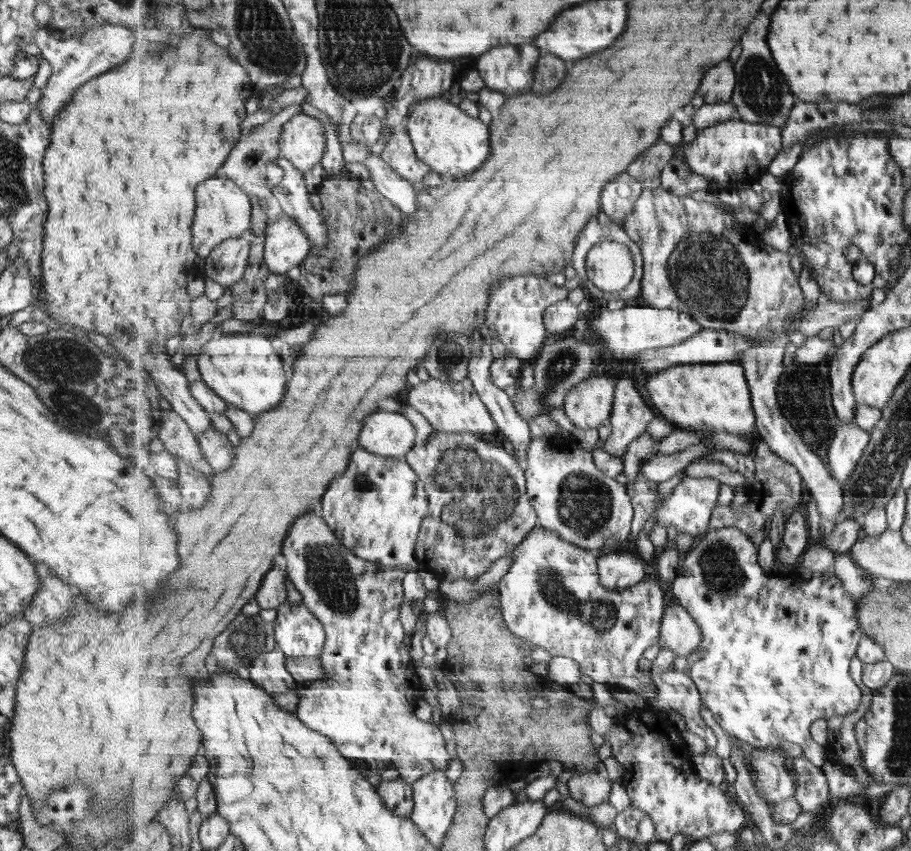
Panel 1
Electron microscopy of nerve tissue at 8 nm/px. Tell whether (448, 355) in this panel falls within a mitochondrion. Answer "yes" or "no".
yes

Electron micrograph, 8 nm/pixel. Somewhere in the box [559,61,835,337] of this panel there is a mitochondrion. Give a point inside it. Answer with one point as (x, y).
(704, 272)

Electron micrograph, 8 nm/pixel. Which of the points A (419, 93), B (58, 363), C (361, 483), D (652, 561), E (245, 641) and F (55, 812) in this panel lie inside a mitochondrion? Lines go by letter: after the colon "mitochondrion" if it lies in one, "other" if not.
A: other
B: mitochondrion
C: mitochondrion
D: other
E: mitochondrion
F: other

